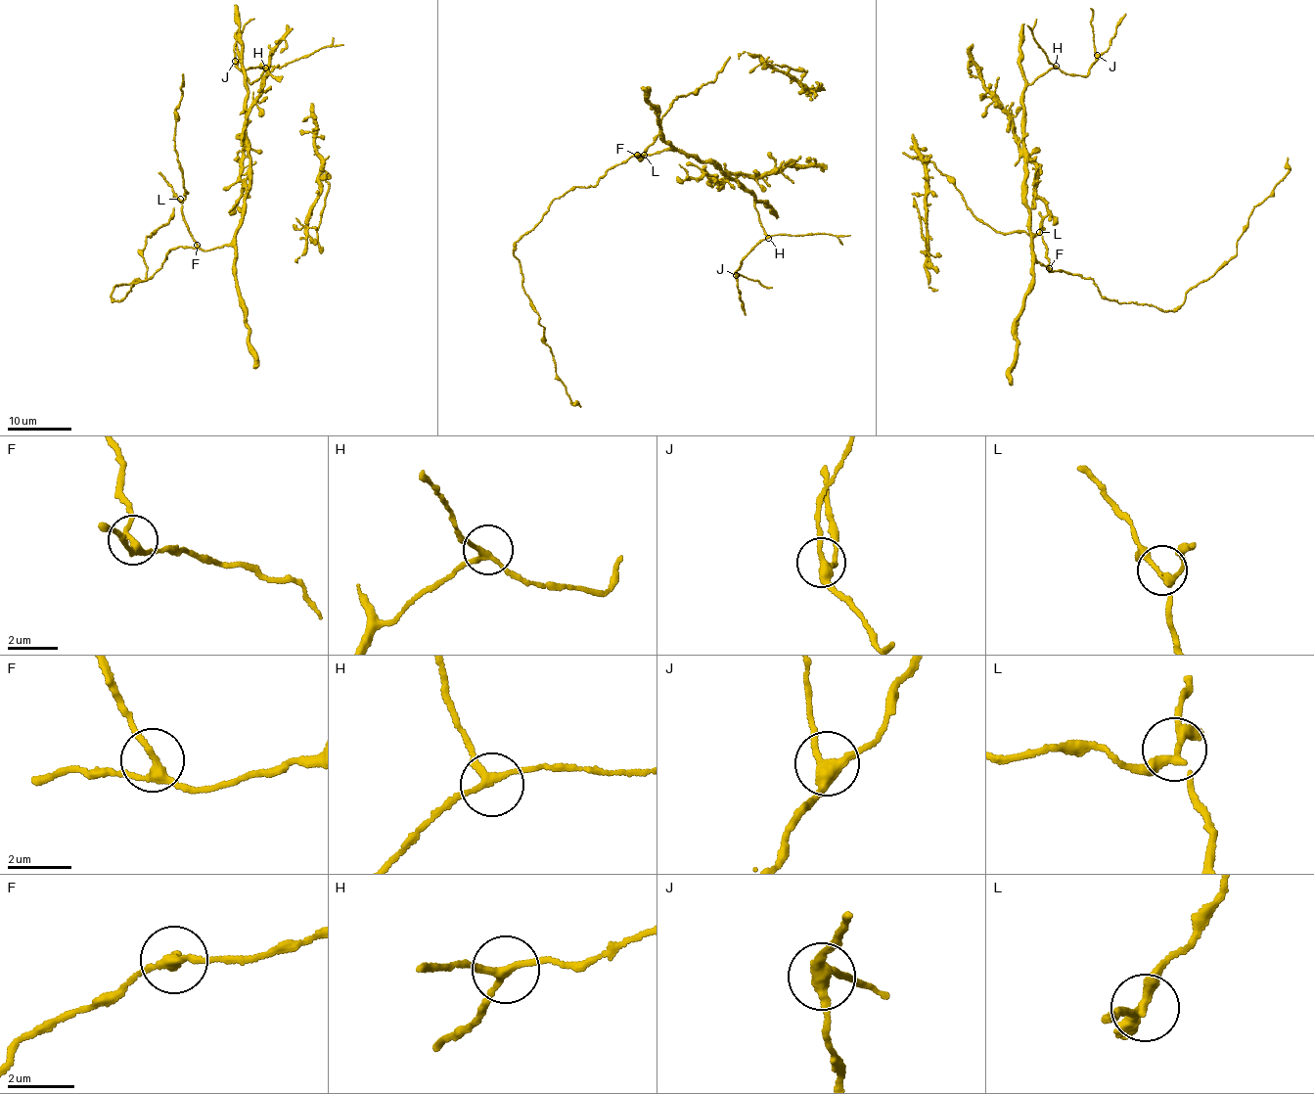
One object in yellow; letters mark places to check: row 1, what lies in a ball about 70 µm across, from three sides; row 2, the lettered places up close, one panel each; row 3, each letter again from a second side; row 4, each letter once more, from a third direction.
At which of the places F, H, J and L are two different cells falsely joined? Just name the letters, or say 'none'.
none

